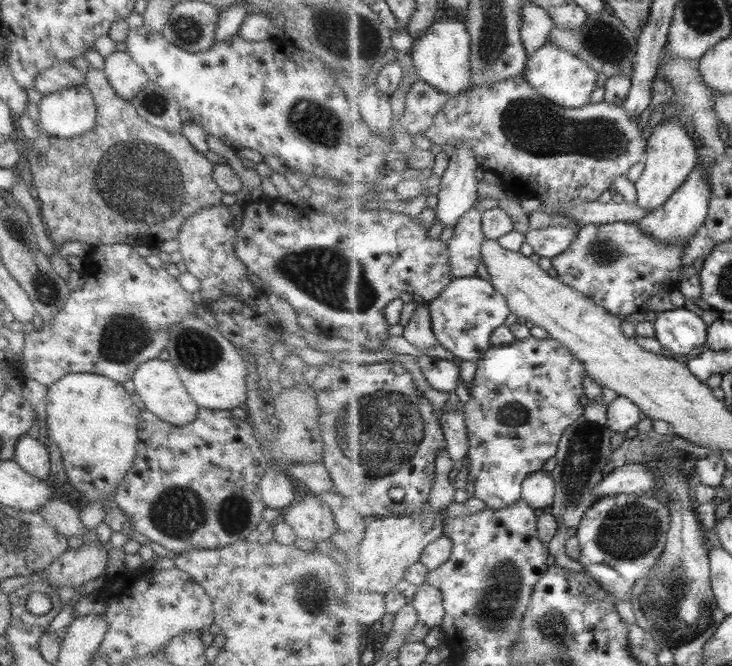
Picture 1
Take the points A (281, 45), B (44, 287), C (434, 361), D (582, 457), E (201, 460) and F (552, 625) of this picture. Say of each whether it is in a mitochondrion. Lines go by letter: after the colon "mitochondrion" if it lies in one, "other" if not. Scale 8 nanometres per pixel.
A: other
B: mitochondrion
C: other
D: mitochondrion
E: other
F: mitochondrion

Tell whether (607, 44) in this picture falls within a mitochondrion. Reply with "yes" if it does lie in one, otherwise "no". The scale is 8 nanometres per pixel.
yes

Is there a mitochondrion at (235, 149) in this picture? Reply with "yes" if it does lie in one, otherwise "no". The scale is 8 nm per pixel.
no

